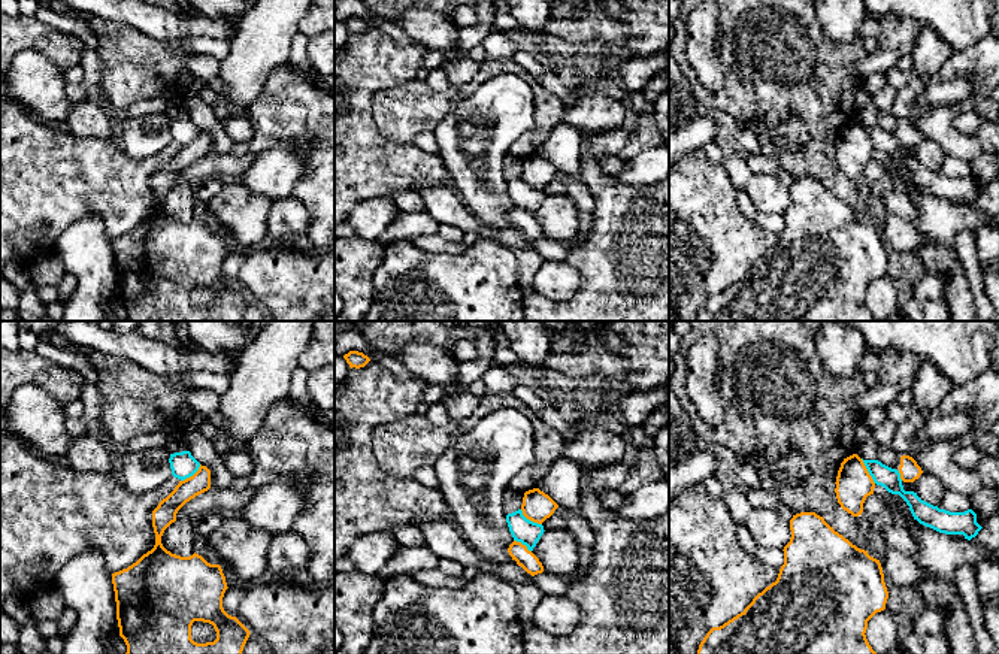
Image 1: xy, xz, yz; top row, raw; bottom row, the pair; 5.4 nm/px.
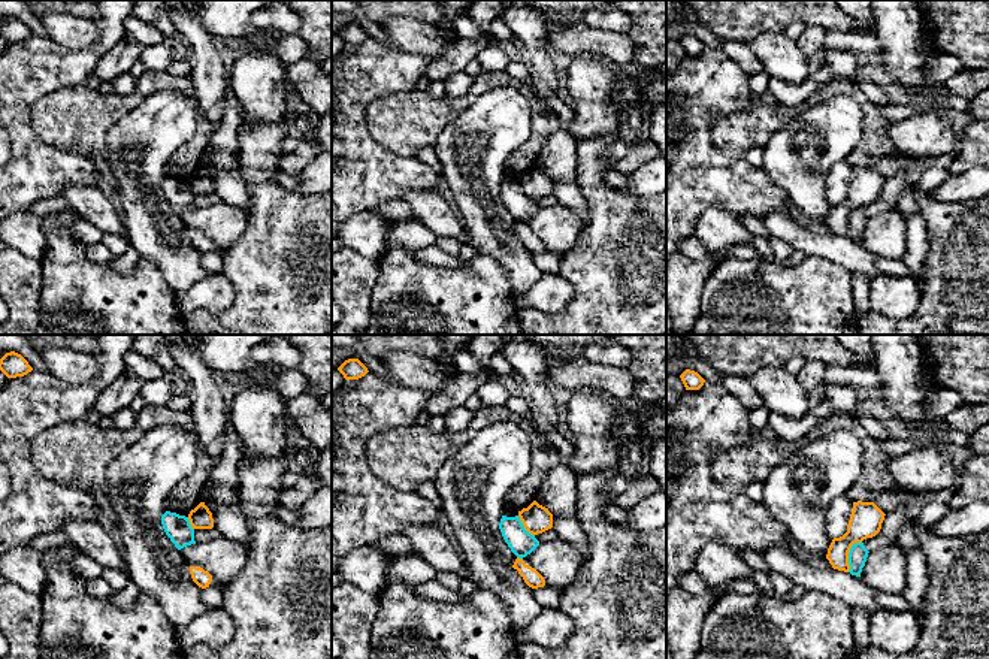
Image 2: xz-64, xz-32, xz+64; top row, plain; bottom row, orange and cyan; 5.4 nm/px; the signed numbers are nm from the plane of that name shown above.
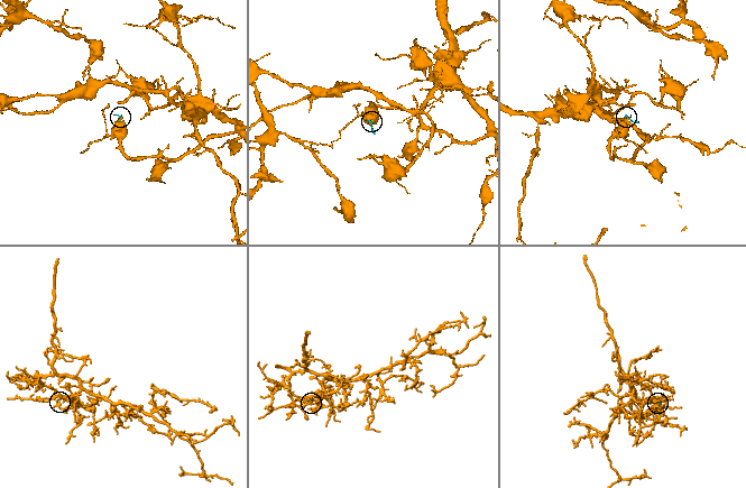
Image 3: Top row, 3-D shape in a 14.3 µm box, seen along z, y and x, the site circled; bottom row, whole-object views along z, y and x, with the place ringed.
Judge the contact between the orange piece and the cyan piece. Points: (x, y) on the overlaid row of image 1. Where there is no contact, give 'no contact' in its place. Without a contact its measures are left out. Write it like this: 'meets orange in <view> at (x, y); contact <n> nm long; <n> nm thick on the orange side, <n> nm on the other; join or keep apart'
meets orange in yz at (866, 471); contact 160 nm long; 190 nm thick on the orange side, 120 nm on the other; keep apart

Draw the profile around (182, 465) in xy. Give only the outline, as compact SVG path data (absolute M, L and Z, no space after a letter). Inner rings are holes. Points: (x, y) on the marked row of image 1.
M190 451L170 454L169 463L172 475L181 481L193 476L200 467L200 463L191 455Z

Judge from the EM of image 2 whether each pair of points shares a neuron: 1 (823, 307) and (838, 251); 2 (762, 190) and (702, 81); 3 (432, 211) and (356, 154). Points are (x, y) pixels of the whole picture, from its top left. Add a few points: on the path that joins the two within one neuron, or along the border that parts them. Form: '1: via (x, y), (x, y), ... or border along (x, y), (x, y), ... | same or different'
1: border along (807, 254), (829, 259), (853, 272) | different
2: via (731, 177), (699, 145), (699, 112) | same
3: border along (444, 193), (407, 193), (402, 197) | different

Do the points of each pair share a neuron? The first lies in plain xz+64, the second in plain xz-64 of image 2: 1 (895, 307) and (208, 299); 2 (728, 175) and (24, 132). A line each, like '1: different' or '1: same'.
1: same
2: same

